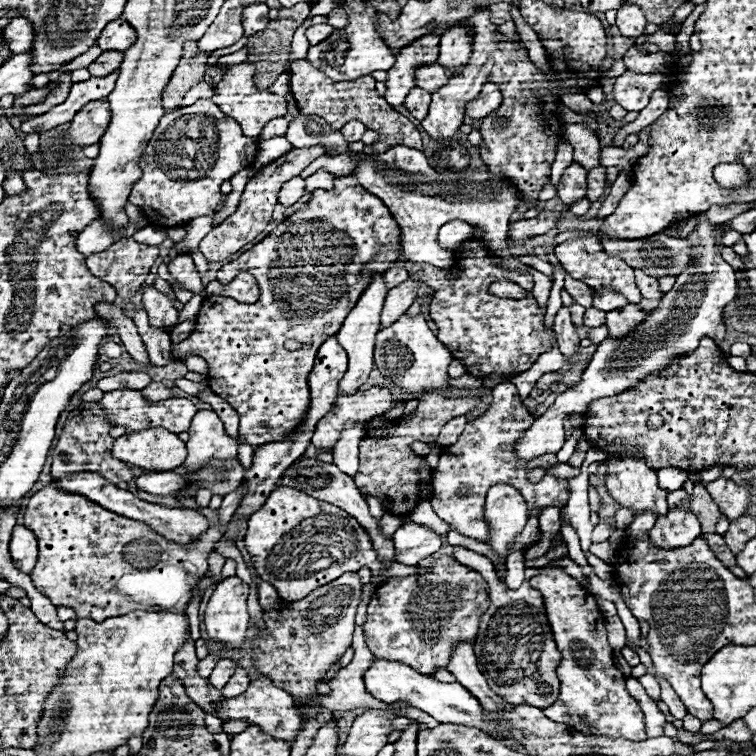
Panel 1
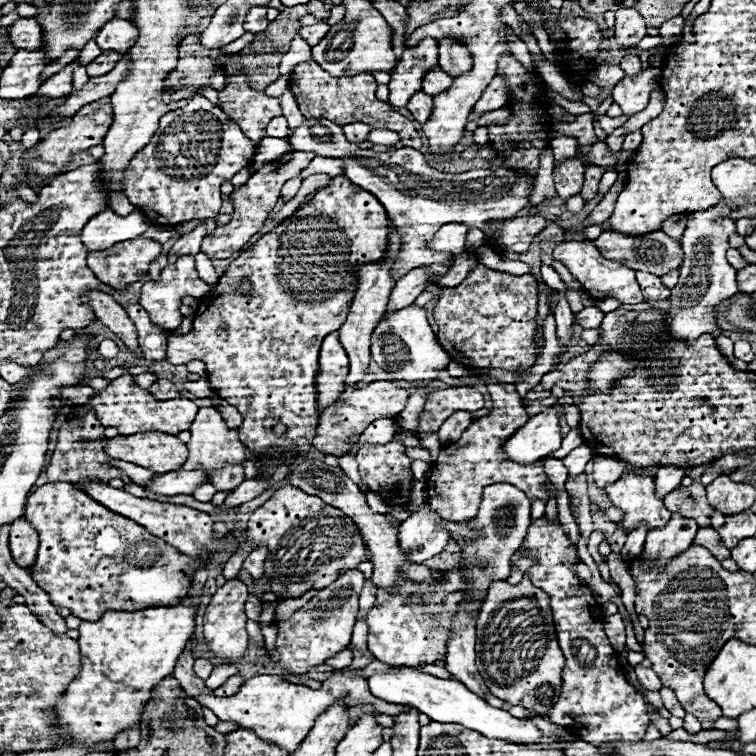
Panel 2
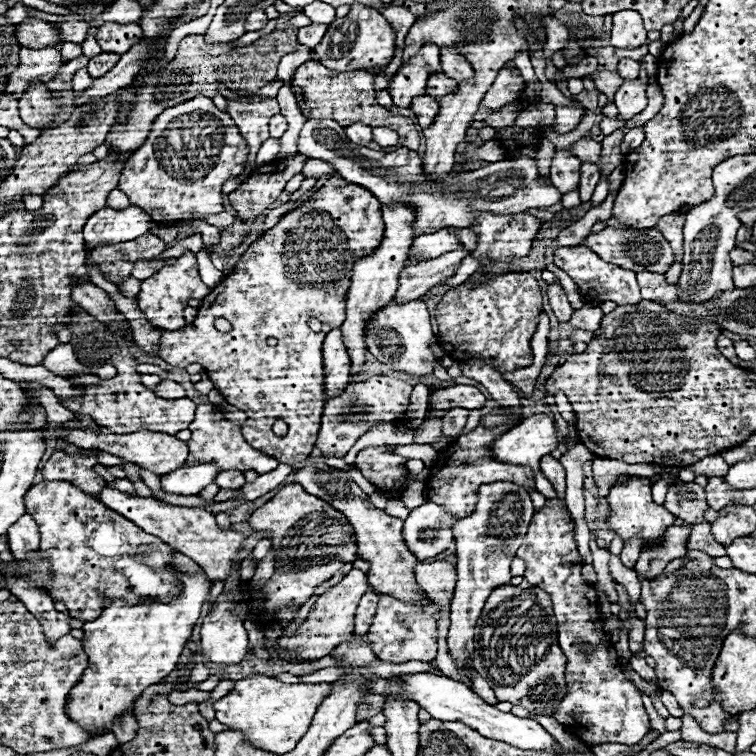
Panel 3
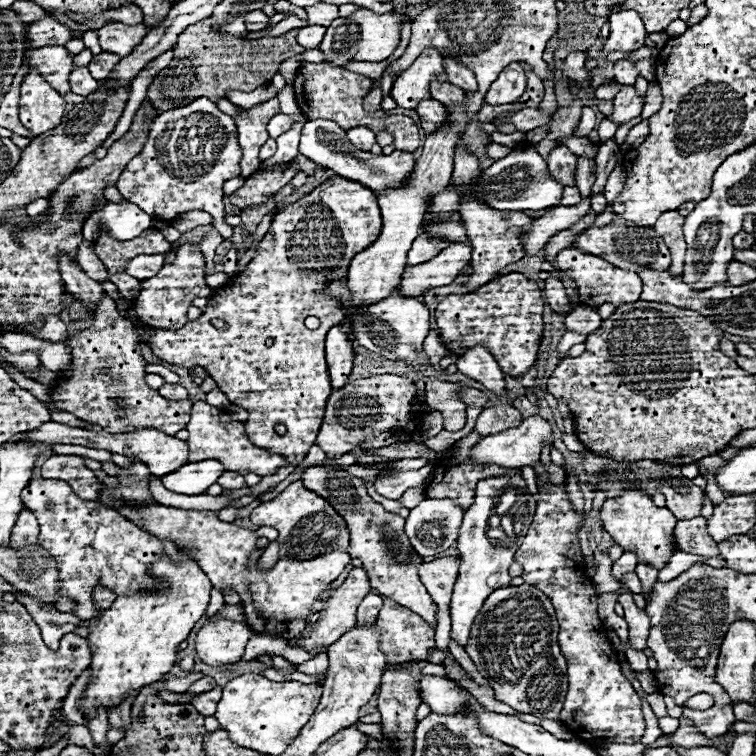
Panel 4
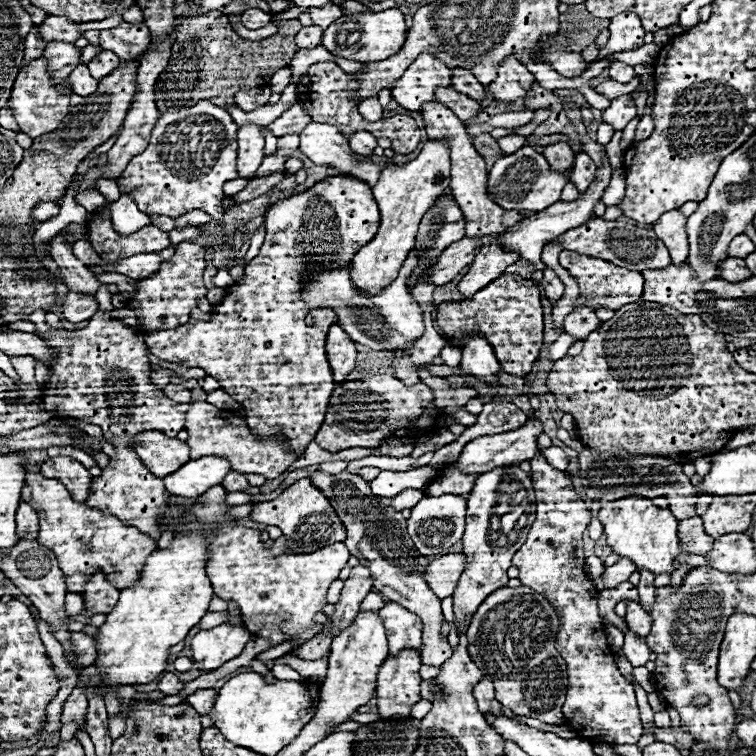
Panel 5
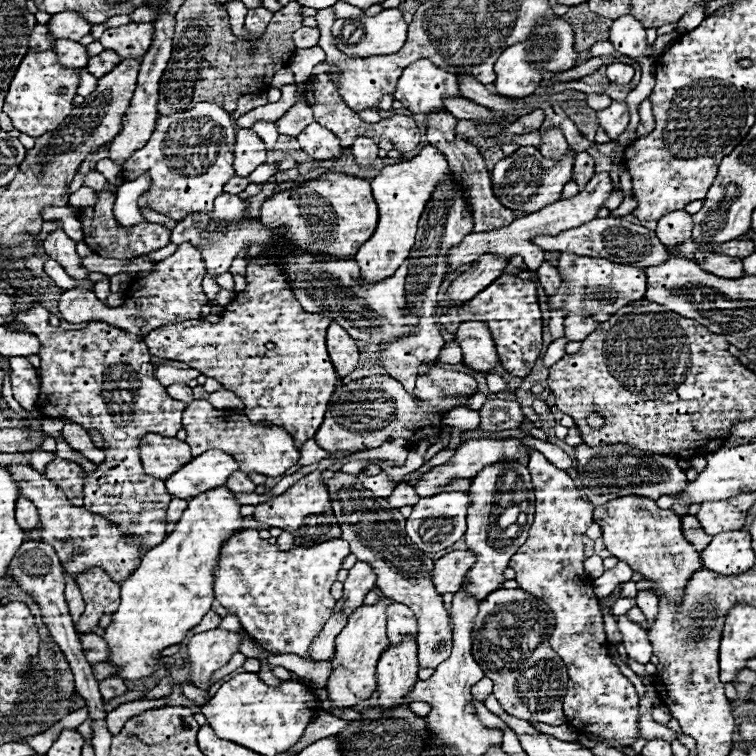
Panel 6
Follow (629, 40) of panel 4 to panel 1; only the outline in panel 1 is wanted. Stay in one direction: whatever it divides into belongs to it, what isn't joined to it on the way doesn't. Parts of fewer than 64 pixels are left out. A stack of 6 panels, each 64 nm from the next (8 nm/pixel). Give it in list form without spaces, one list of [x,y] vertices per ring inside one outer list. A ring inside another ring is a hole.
[[[636,4],[622,6],[622,8],[618,10],[616,26],[620,28],[622,36],[628,36],[628,38],[638,38],[638,36],[644,32],[644,26],[646,26],[644,12],[642,12],[642,10],[640,10],[640,6],[636,6]]]

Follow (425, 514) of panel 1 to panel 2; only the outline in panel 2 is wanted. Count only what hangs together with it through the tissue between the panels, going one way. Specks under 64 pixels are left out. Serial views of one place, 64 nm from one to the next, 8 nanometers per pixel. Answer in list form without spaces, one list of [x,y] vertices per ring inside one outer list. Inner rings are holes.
[[[490,484],[484,488],[484,496],[482,496],[482,504],[478,510],[476,520],[472,520],[470,524],[454,524],[454,522],[446,522],[444,528],[448,528],[448,532],[458,532],[464,538],[472,540],[470,546],[462,548],[462,558],[464,560],[484,560],[486,568],[478,568],[472,564],[460,564],[462,572],[464,572],[464,582],[472,582],[472,588],[466,590],[466,600],[474,602],[480,600],[488,594],[488,586],[492,580],[506,580],[510,574],[510,556],[520,548],[526,530],[530,526],[530,500],[524,496],[524,492],[520,492],[518,488],[514,488],[512,484]],[[472,528],[480,528],[478,532],[474,532]]]

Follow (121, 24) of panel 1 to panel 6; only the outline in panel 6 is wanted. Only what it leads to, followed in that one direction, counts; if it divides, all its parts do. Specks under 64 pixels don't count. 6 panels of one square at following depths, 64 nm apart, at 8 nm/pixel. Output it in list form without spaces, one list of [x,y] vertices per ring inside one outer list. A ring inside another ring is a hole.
[[[124,24],[118,28],[108,28],[102,38],[100,44],[108,50],[114,50],[120,58],[136,58],[136,56],[144,56],[144,52],[150,48],[150,36],[152,36],[152,24]]]

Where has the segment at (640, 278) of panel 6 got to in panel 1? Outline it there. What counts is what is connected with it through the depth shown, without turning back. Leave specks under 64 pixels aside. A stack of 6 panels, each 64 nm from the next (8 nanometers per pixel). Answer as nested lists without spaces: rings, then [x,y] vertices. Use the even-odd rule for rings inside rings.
[[[598,236],[566,240],[566,242],[562,242],[562,244],[558,244],[558,246],[554,248],[554,254],[556,254],[556,258],[560,260],[560,264],[564,266],[564,270],[566,270],[572,278],[588,284],[590,288],[594,288],[594,290],[618,290],[618,292],[622,292],[632,304],[638,304],[638,302],[642,300],[640,290],[638,290],[636,284],[634,284],[634,270],[632,270],[624,260],[620,260],[618,256],[606,254],[604,248],[602,248],[602,244],[600,244],[600,238],[598,238]]]

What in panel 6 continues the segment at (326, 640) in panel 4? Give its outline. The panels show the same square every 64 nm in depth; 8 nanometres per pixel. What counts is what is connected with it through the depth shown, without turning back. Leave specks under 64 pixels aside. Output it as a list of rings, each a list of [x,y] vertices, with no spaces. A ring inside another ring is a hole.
[[[356,562],[350,568],[350,574],[348,574],[346,582],[344,582],[340,612],[344,612],[346,616],[350,616],[356,608],[360,608],[364,596],[374,586],[376,586],[376,574],[372,572],[372,568],[366,562]]]

